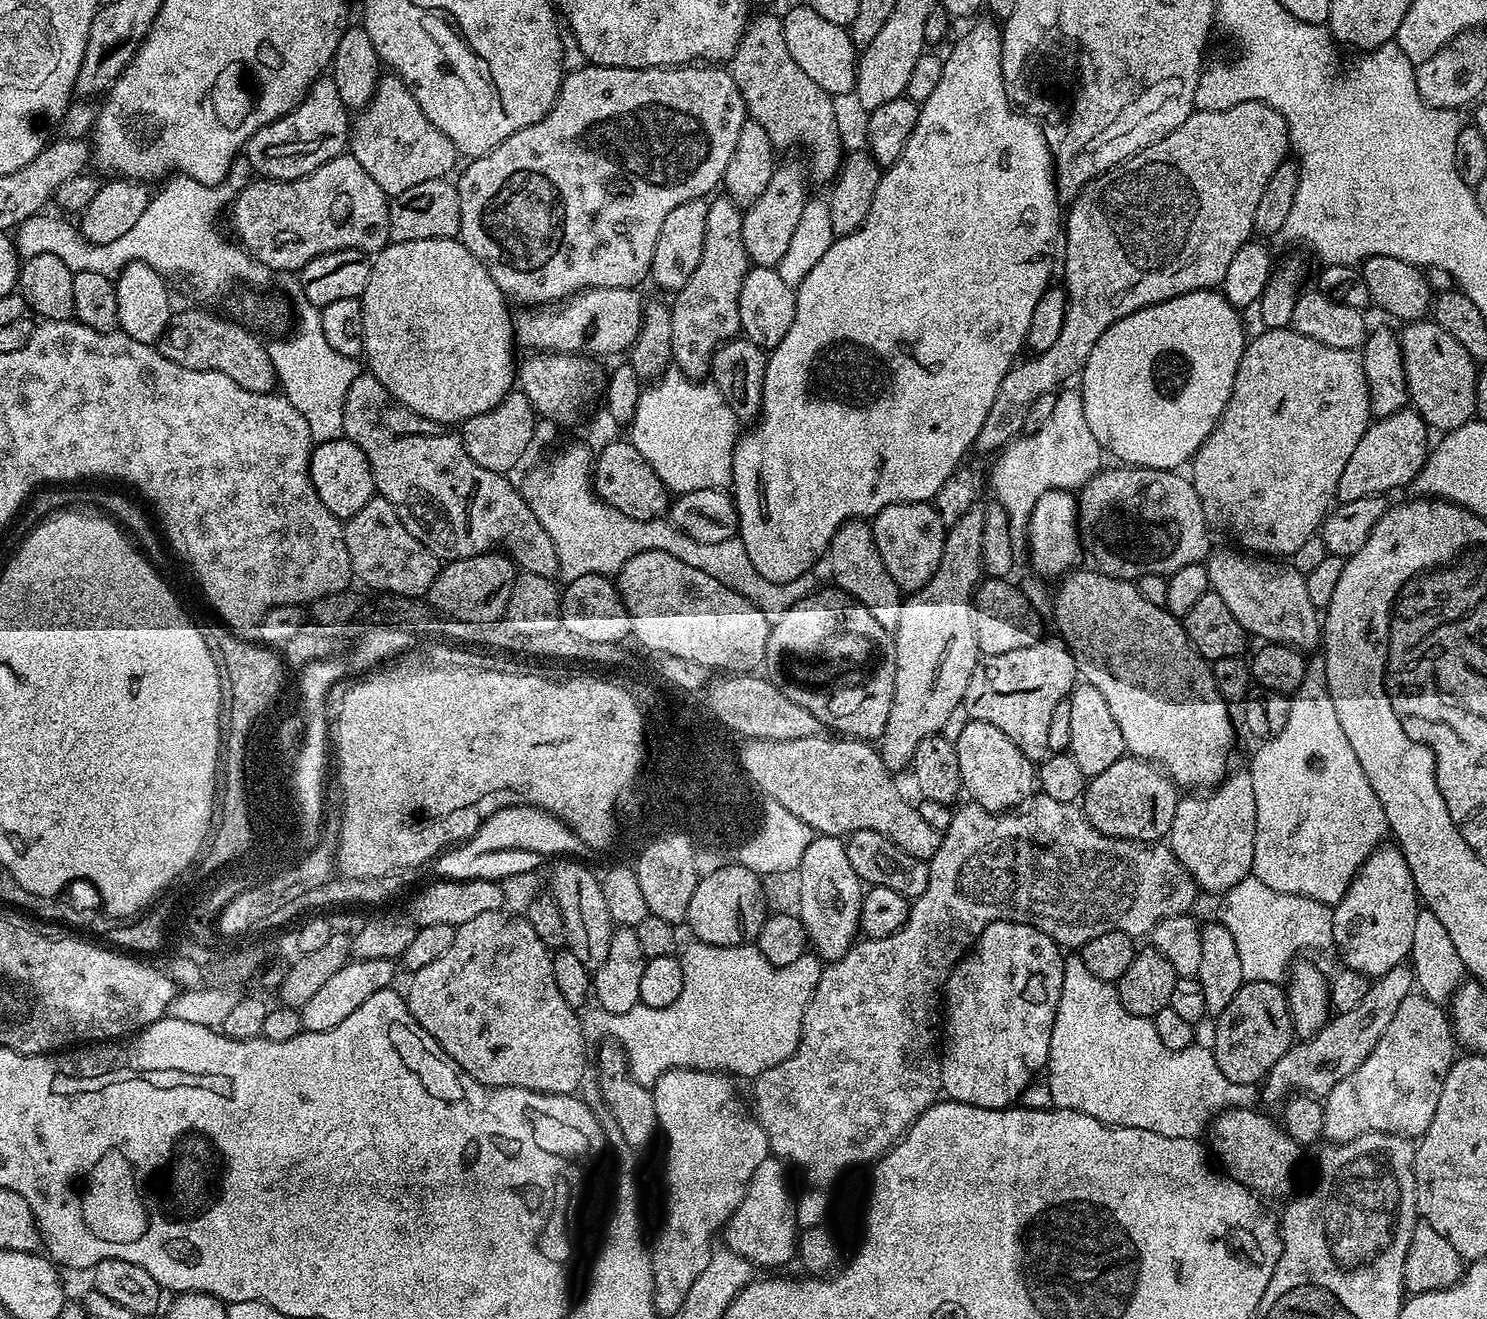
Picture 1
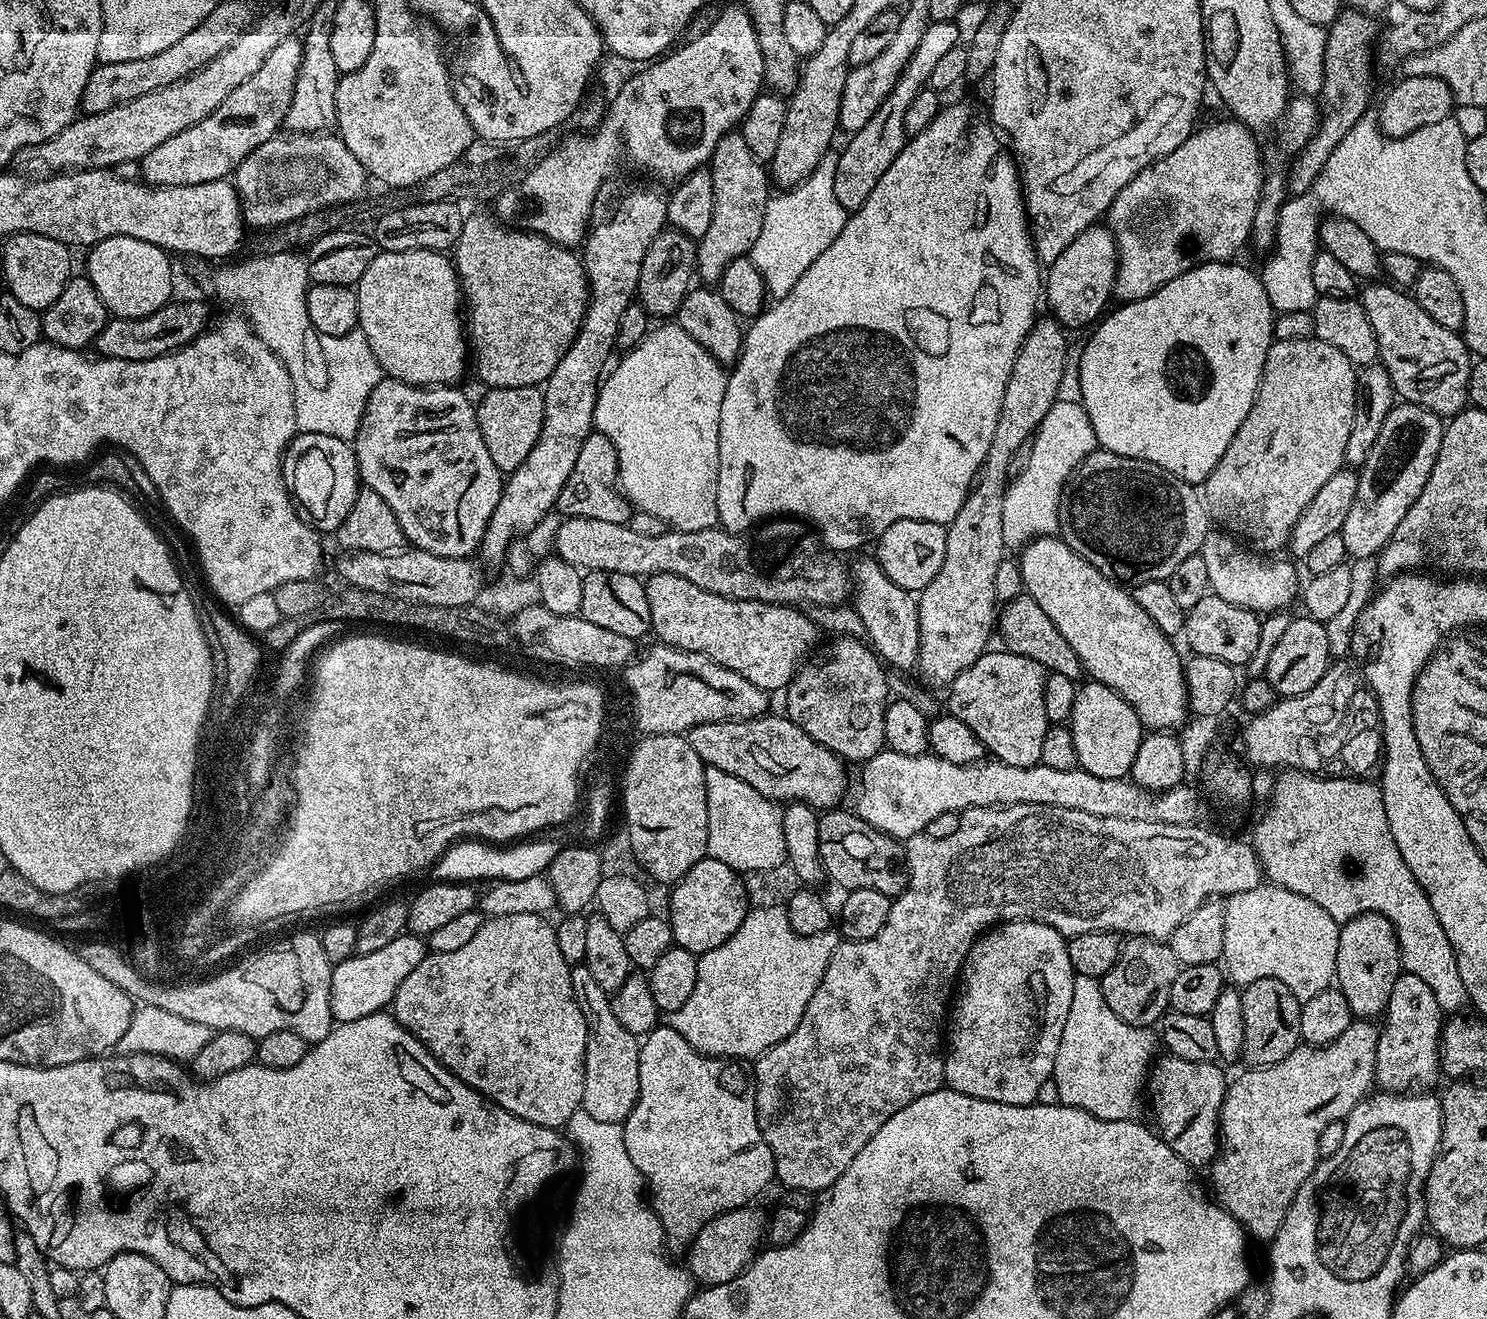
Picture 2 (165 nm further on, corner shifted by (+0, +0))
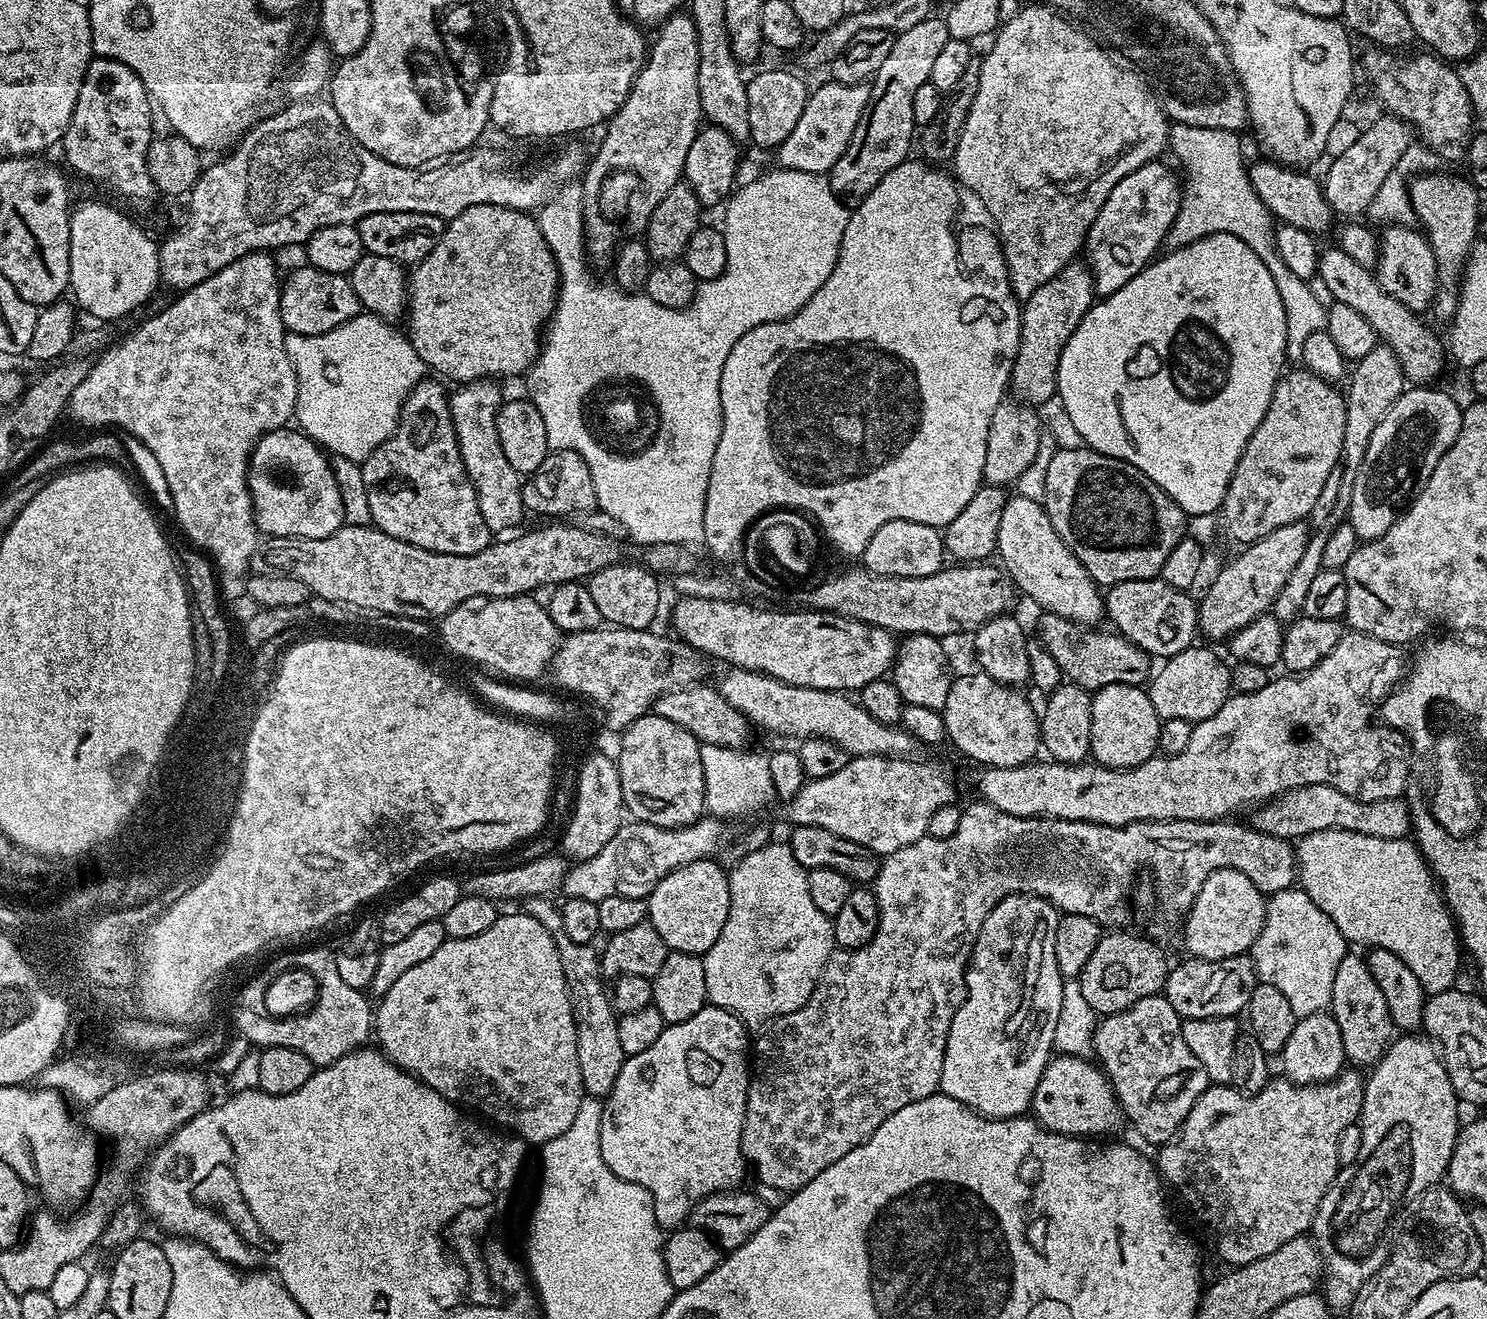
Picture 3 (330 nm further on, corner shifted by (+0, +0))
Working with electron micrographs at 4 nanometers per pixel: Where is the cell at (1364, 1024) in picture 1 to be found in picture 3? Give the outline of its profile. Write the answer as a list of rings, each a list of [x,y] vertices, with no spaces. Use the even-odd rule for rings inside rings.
[[[1345,1070],[1338,1073],[1334,1079],[1327,1080],[1325,1084],[1295,1084],[1287,1078],[1279,1079],[1269,1079],[1268,1085],[1255,1094],[1241,1092],[1239,1088],[1227,1084],[1212,1084],[1200,1095],[1198,1102],[1194,1102],[1180,1131],[1159,1149],[1160,1179],[1164,1181],[1165,1185],[1170,1186],[1171,1191],[1173,1188],[1180,1195],[1181,1202],[1188,1204],[1189,1210],[1208,1227],[1208,1232],[1212,1235],[1213,1242],[1216,1243],[1217,1254],[1228,1263],[1228,1266],[1258,1262],[1258,1258],[1266,1258],[1266,1254],[1274,1254],[1274,1250],[1278,1250],[1278,1246],[1286,1246],[1286,1242],[1290,1242],[1290,1238],[1303,1236],[1311,1229],[1314,1214],[1318,1210],[1326,1190],[1334,1182],[1337,1172],[1342,1167],[1338,1162],[1338,1138],[1342,1135],[1342,1130],[1346,1130],[1346,1126],[1357,1123],[1360,1119],[1364,1101],[1365,1077],[1363,1075],[1359,1076],[1356,1072]]]

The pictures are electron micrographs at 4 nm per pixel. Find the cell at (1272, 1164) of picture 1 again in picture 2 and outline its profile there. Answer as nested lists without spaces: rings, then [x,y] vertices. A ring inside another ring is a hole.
[[[1167,1054],[1161,1055],[1150,1069],[1150,1079],[1147,1081],[1146,1088],[1150,1093],[1150,1100],[1152,1096],[1152,1108],[1156,1111],[1156,1124],[1154,1123],[1155,1131],[1158,1133],[1160,1139],[1166,1142],[1166,1146],[1170,1146],[1170,1150],[1174,1150],[1174,1154],[1178,1154],[1178,1158],[1182,1158],[1182,1162],[1186,1162],[1188,1167],[1193,1170],[1199,1170],[1199,1168],[1207,1169],[1209,1165],[1211,1165],[1212,1160],[1216,1157],[1218,1129],[1220,1127],[1220,1107],[1224,1101],[1224,1093],[1228,1091],[1229,1086],[1229,1081],[1227,1079],[1224,1080],[1223,1070],[1225,1071],[1219,1063],[1211,1060],[1207,1060],[1206,1062],[1186,1062],[1186,1058],[1178,1058],[1177,1056]]]

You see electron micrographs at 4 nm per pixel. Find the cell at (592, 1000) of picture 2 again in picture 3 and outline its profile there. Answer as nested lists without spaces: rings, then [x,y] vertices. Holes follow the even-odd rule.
[[[534,896],[525,899],[522,908],[529,916],[538,918],[546,930],[550,930],[558,946],[558,958],[562,962],[562,974],[566,978],[572,1013],[576,1019],[576,1053],[584,1091],[590,1096],[607,1098],[614,1090],[614,1082],[618,1082],[618,1070],[622,1070],[626,1059],[618,1039],[618,1013],[612,1007],[612,998],[606,984],[604,988],[606,980],[600,967],[600,952],[592,944],[574,942],[566,936],[560,909],[550,901],[542,896]]]

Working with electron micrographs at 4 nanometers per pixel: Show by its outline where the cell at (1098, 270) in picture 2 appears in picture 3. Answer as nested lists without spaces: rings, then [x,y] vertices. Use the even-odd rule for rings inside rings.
[[[1160,163],[1138,166],[1134,174],[1126,174],[1126,178],[1110,190],[1110,198],[1102,202],[1102,210],[1098,210],[1098,218],[1094,218],[1090,226],[1082,248],[1085,253],[1088,251],[1086,263],[1092,271],[1097,297],[1122,290],[1122,286],[1152,263],[1161,251],[1163,238],[1180,209],[1182,184],[1178,176],[1176,180],[1175,174]]]

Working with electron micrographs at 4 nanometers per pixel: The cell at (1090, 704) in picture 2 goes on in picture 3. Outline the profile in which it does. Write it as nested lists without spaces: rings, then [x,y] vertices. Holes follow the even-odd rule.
[[[1115,684],[1092,693],[1090,706],[1090,756],[1104,768],[1133,768],[1157,755],[1160,747],[1160,715],[1140,686]]]

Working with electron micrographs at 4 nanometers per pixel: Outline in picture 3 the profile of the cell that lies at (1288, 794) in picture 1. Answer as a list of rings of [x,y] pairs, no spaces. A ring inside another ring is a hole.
[[[1318,830],[1303,836],[1295,849],[1299,887],[1304,889],[1310,902],[1314,902],[1314,906],[1318,906],[1318,910],[1338,926],[1349,945],[1365,944],[1368,950],[1381,948],[1390,950],[1390,954],[1398,954],[1398,958],[1410,966],[1425,993],[1445,992],[1453,988],[1460,972],[1462,941],[1432,869],[1411,839],[1374,838],[1370,834],[1354,834],[1350,830]]]

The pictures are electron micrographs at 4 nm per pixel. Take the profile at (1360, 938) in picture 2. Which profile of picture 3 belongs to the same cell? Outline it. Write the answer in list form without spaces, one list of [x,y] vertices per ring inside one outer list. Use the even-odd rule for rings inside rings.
[[[1349,954],[1342,958],[1334,974],[1330,1011],[1338,1022],[1338,1030],[1342,1030],[1345,1057],[1351,1063],[1353,1060],[1356,1064],[1375,1065],[1394,1039],[1394,1025],[1390,1010],[1386,1010],[1386,998],[1382,998],[1382,990],[1378,990],[1378,982],[1374,982],[1363,955]]]

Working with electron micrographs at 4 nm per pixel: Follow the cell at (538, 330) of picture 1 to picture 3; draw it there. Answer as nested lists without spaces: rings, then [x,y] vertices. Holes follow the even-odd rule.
[[[493,204],[470,206],[470,210],[462,210],[462,214],[445,223],[444,233],[438,238],[438,246],[434,246],[434,250],[430,250],[430,254],[426,254],[426,258],[422,258],[419,264],[411,269],[410,279],[406,284],[406,321],[408,320],[406,335],[414,346],[418,358],[422,358],[424,365],[431,371],[433,368],[437,372],[433,373],[445,381],[456,380],[457,385],[463,385],[474,383],[476,380],[495,381],[498,376],[523,377],[540,355],[542,329],[556,308],[556,293],[559,290],[560,271],[552,261],[552,253],[548,251],[546,242],[542,238],[539,223],[529,213]]]

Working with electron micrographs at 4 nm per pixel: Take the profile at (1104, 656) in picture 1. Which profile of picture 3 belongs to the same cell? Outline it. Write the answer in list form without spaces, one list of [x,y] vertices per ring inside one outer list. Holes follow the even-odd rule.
[[[1017,494],[1009,499],[1006,510],[1002,510],[1002,523],[998,526],[996,552],[1013,584],[1023,595],[1025,592],[1040,610],[1089,626],[1099,625],[1099,620],[1105,619],[1106,600],[1101,589],[1090,578],[1086,566],[1078,562],[1070,546],[1062,542],[1041,501]]]

